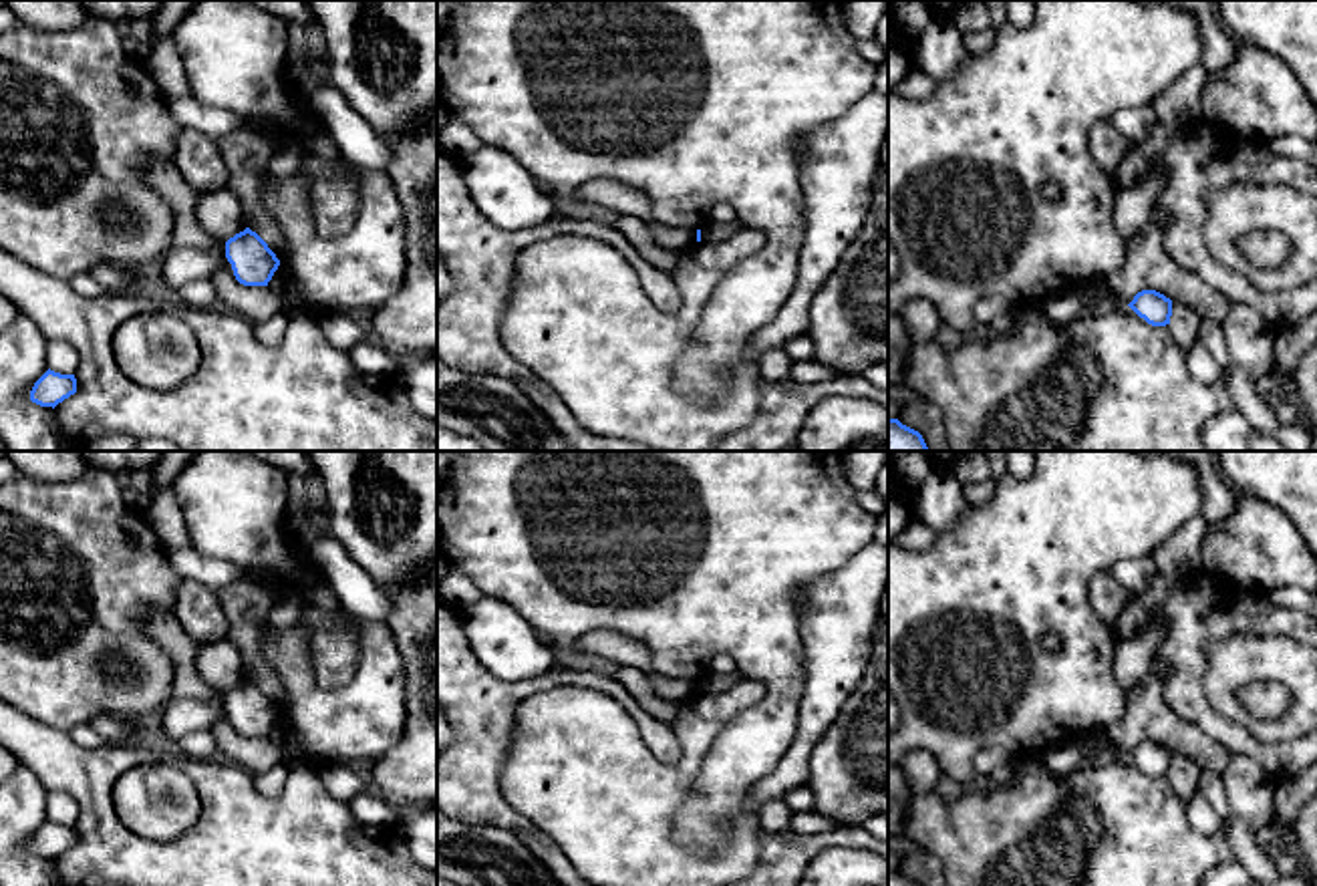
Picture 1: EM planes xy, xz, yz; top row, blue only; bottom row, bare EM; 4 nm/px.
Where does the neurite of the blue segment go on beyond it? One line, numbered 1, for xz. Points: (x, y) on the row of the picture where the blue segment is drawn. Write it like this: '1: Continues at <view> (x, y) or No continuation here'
1: No continuation here

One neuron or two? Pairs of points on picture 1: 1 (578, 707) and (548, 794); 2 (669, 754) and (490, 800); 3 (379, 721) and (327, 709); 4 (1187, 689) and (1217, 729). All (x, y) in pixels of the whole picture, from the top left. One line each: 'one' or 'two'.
1: one
2: one
3: one
4: one

